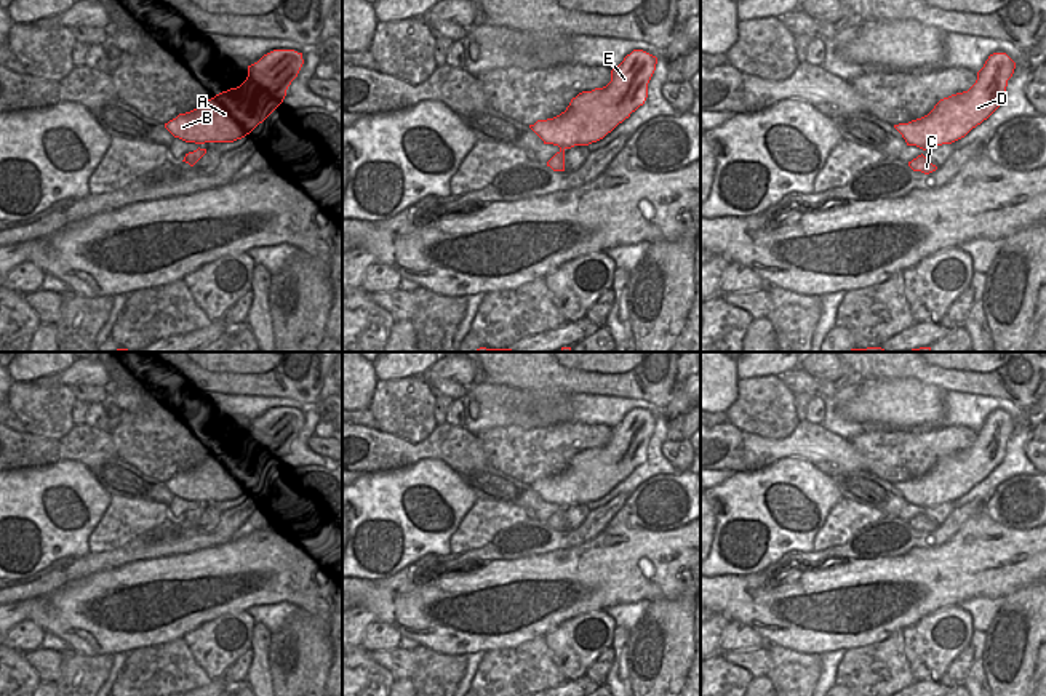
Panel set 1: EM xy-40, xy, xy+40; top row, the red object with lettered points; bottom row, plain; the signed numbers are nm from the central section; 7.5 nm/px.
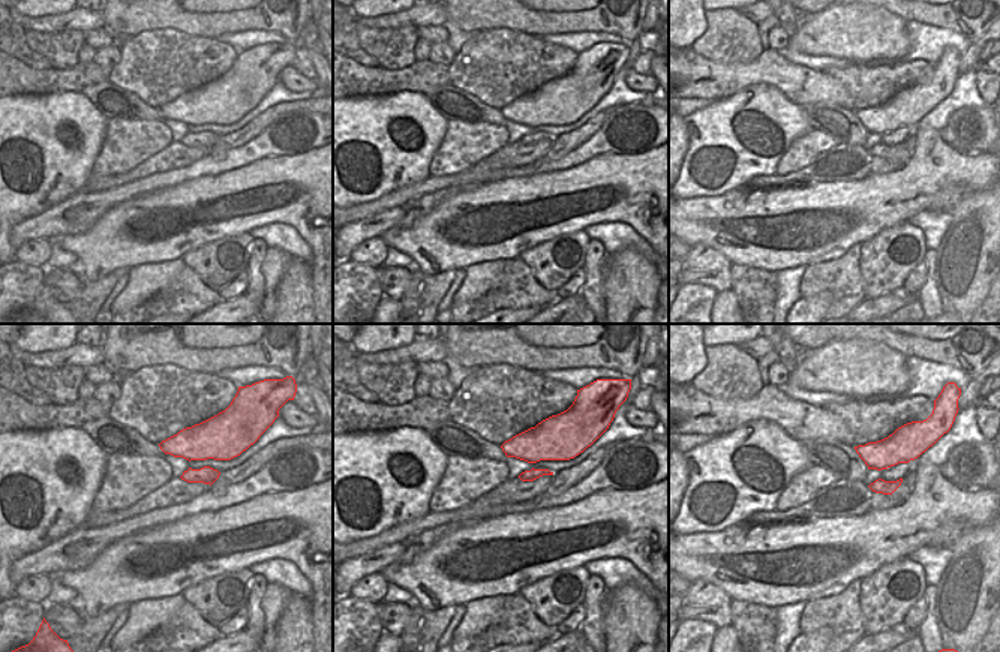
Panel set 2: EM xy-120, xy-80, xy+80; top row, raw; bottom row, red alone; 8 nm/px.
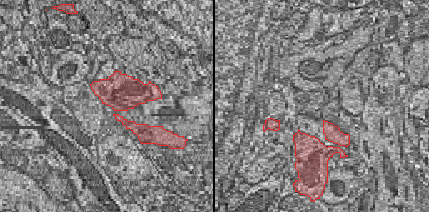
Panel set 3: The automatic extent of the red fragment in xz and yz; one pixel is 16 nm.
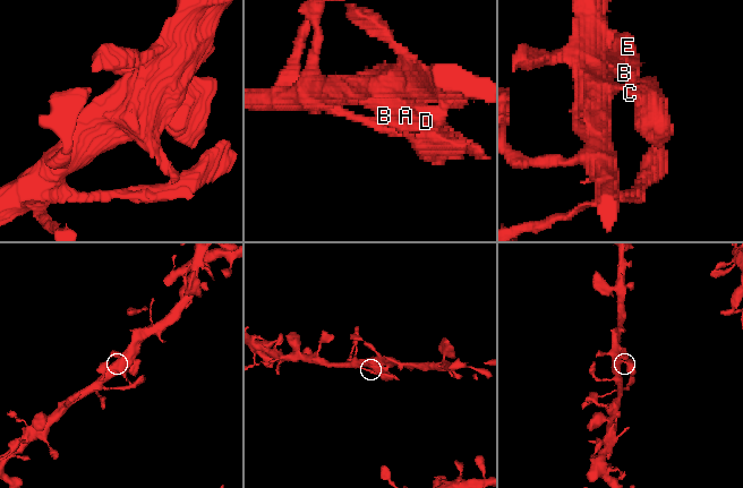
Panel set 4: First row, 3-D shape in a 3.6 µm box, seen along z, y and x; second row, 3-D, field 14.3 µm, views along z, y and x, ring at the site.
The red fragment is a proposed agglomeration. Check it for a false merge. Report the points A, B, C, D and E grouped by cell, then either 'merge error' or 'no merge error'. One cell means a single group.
groups A B C D E; no merge error

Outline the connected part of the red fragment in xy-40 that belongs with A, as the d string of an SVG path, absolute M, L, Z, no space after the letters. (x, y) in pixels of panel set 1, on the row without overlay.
M273 408L248 424L246 438L179 472L165 486L186 501L234 501L250 493L285 458L304 422L302 411Z

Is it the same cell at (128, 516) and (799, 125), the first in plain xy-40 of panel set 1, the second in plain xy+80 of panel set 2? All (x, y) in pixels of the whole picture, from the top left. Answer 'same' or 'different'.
different

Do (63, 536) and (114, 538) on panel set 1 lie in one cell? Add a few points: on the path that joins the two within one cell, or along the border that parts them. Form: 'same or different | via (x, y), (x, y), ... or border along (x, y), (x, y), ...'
different | border along (109, 504), (88, 538), (88, 551)

